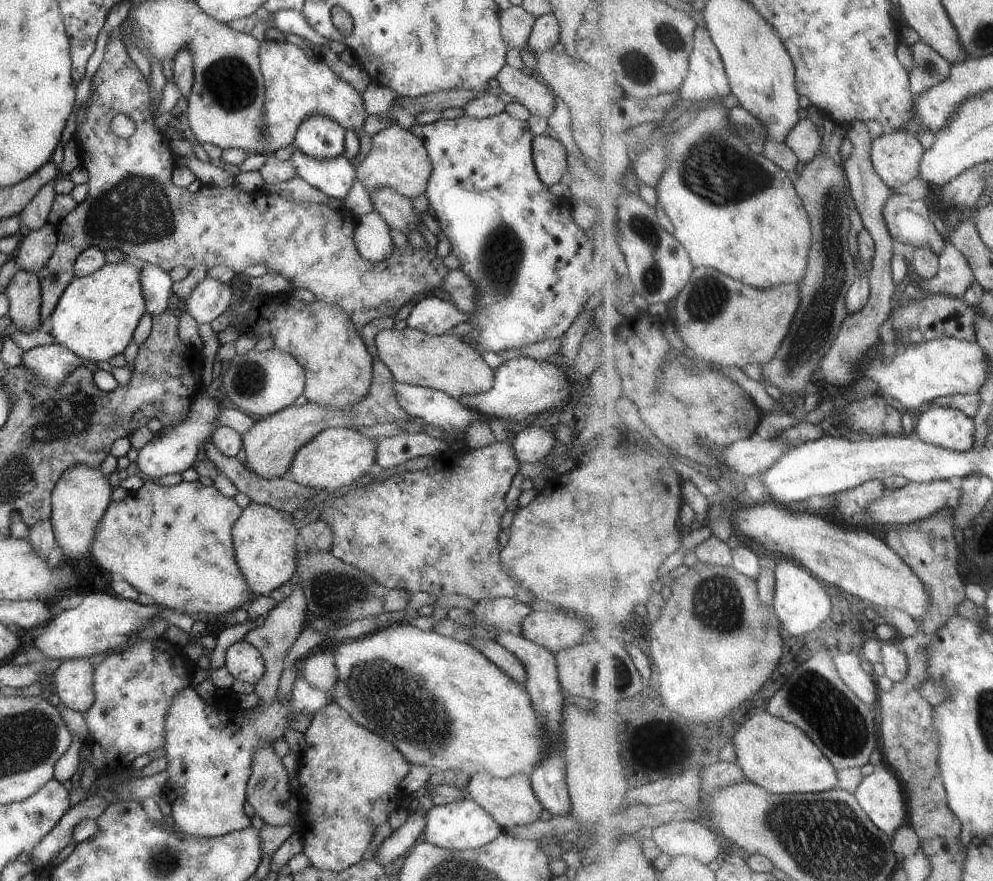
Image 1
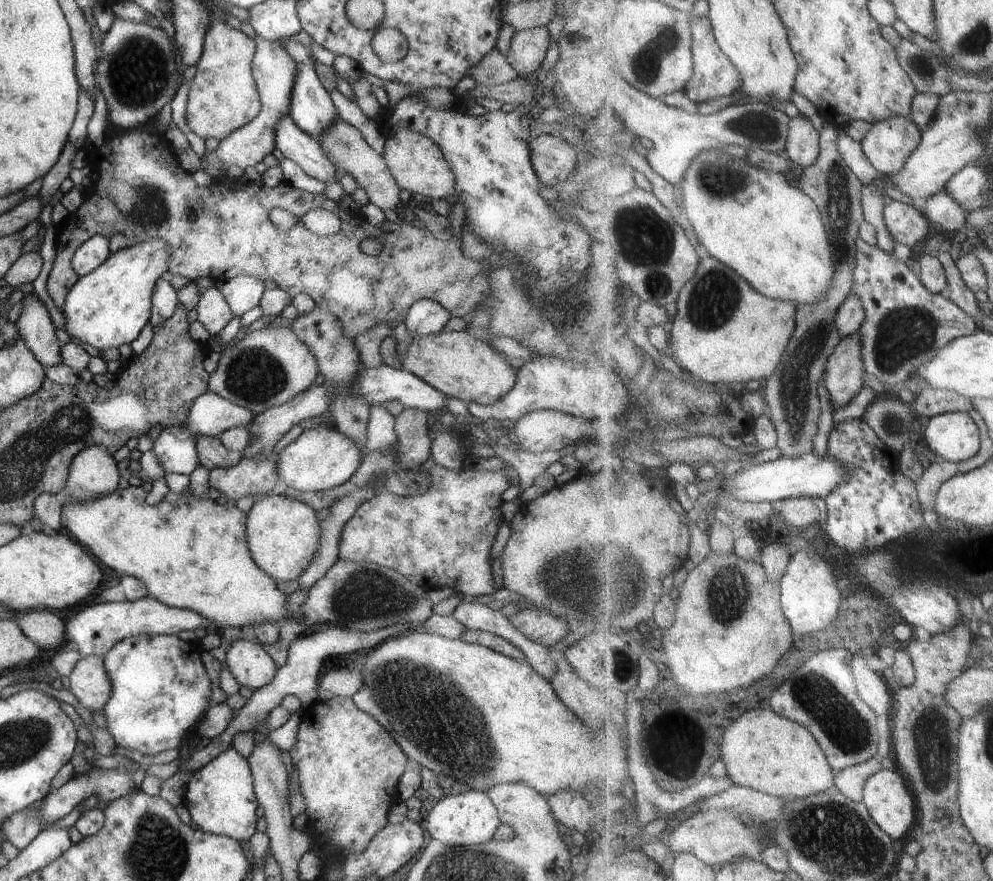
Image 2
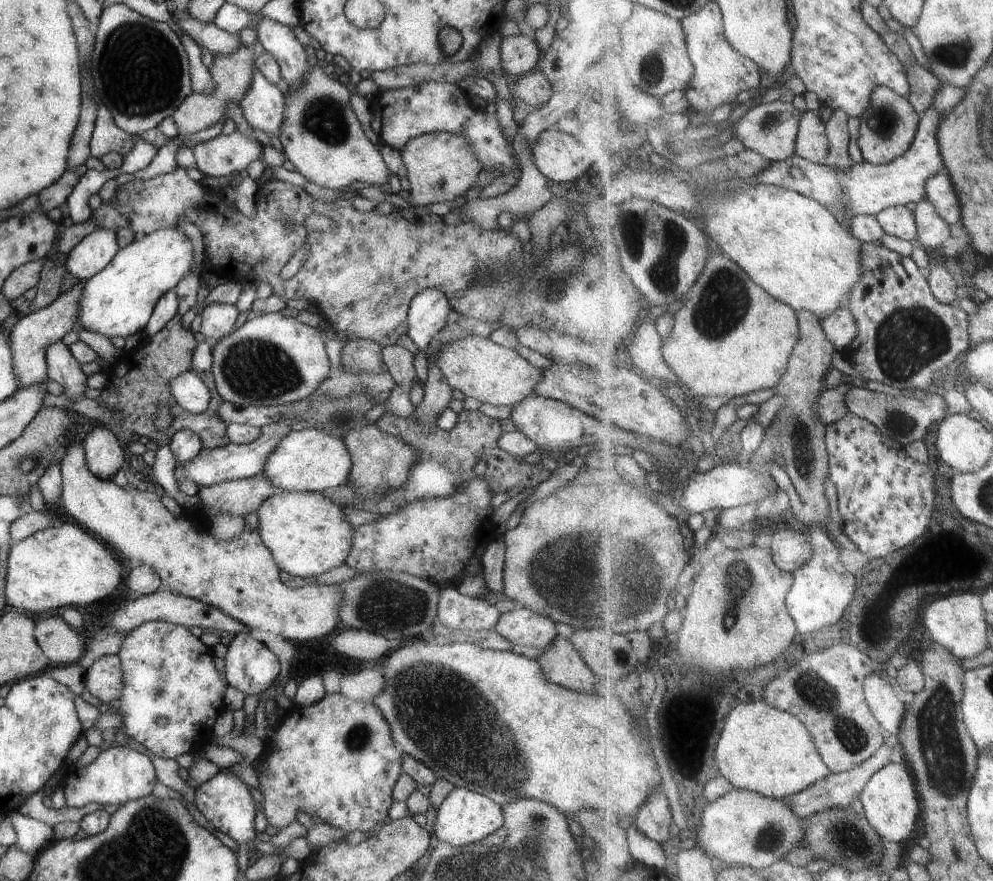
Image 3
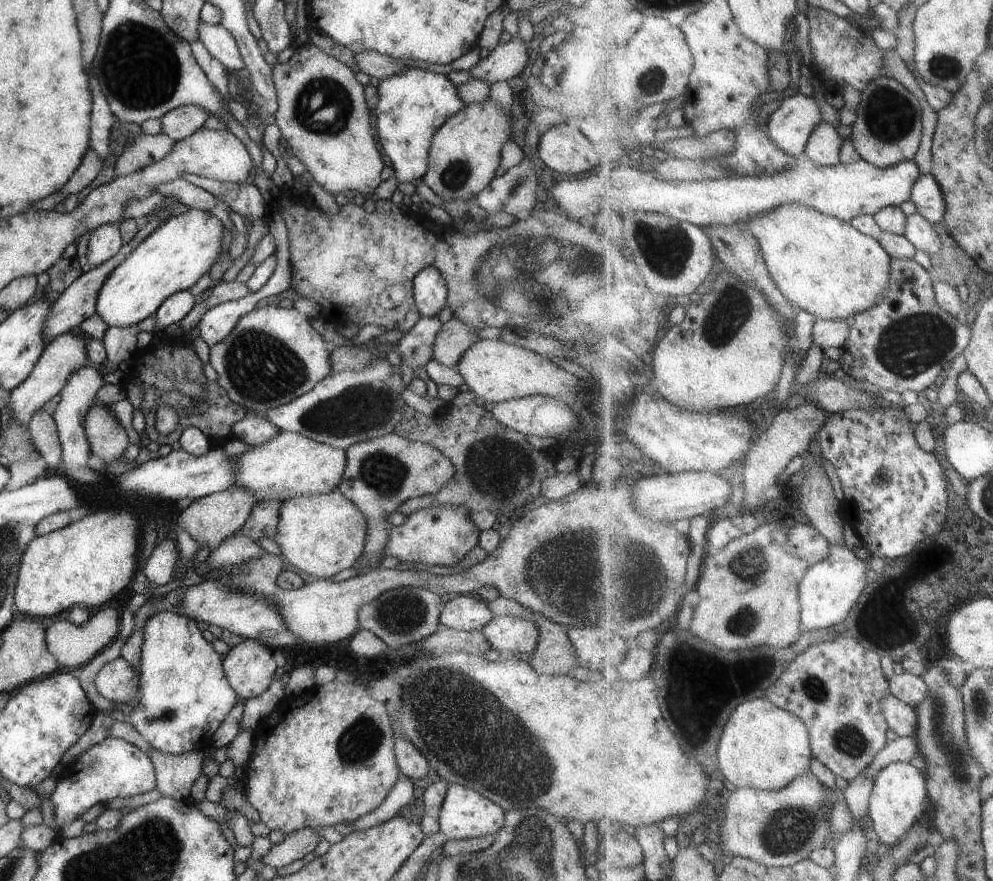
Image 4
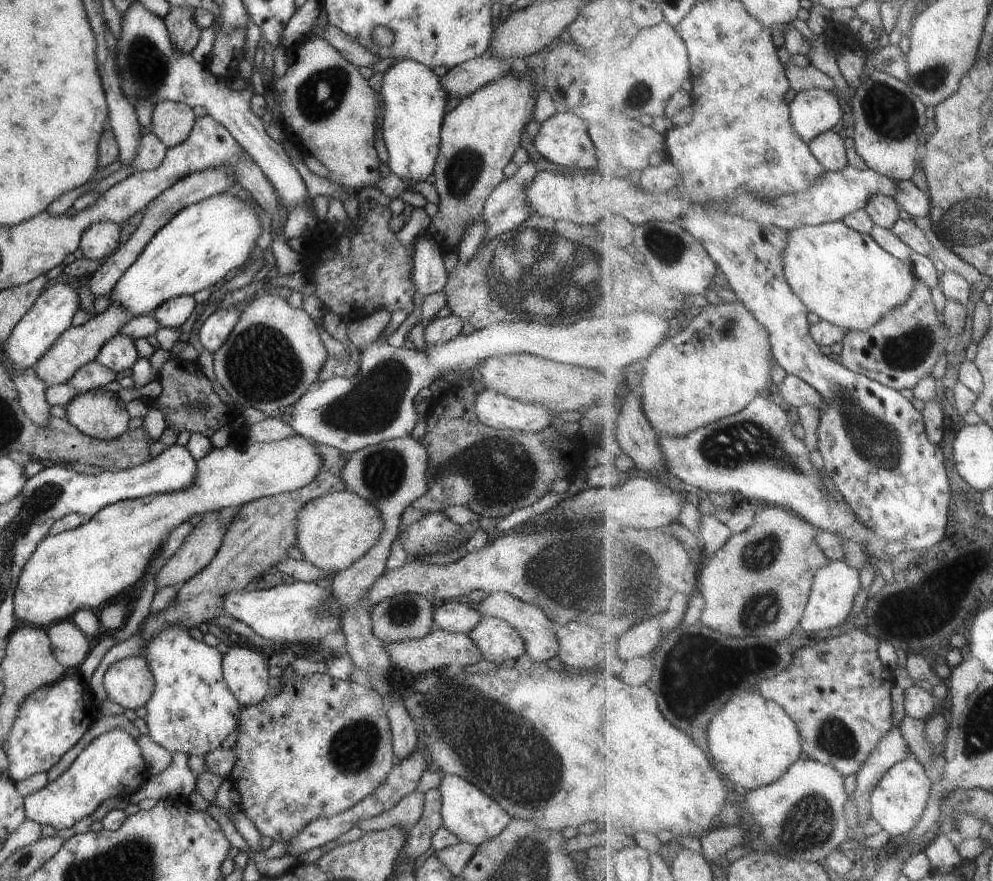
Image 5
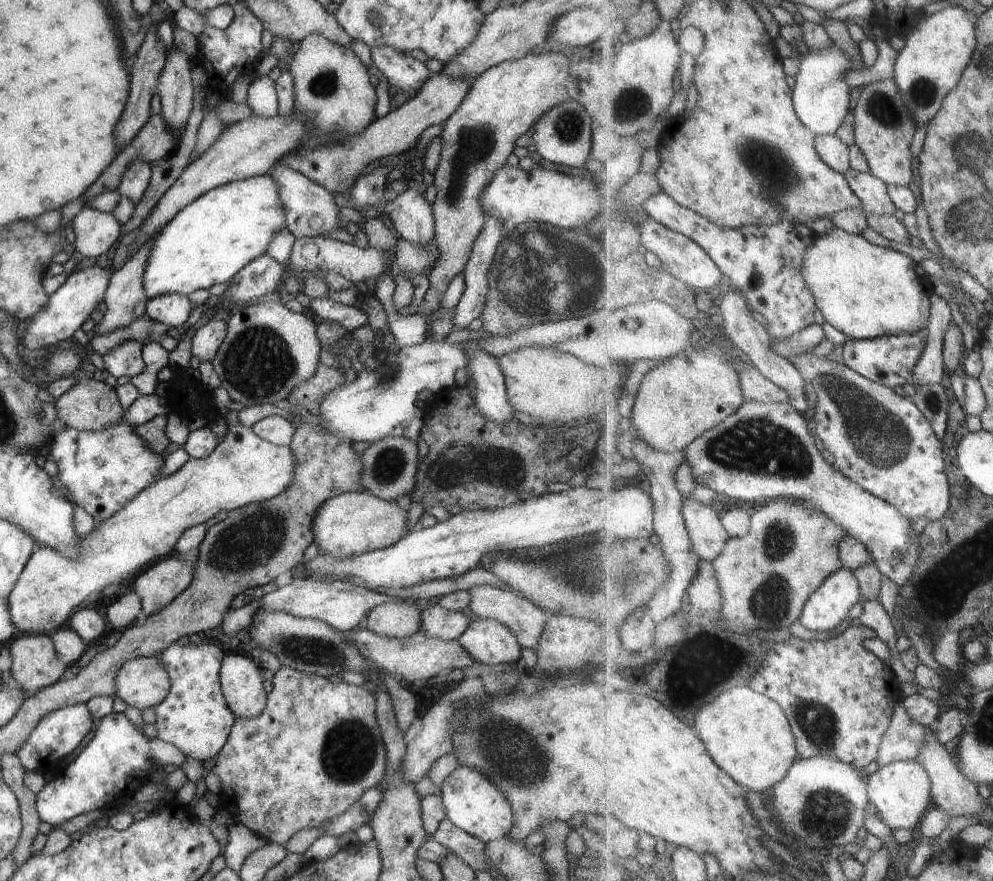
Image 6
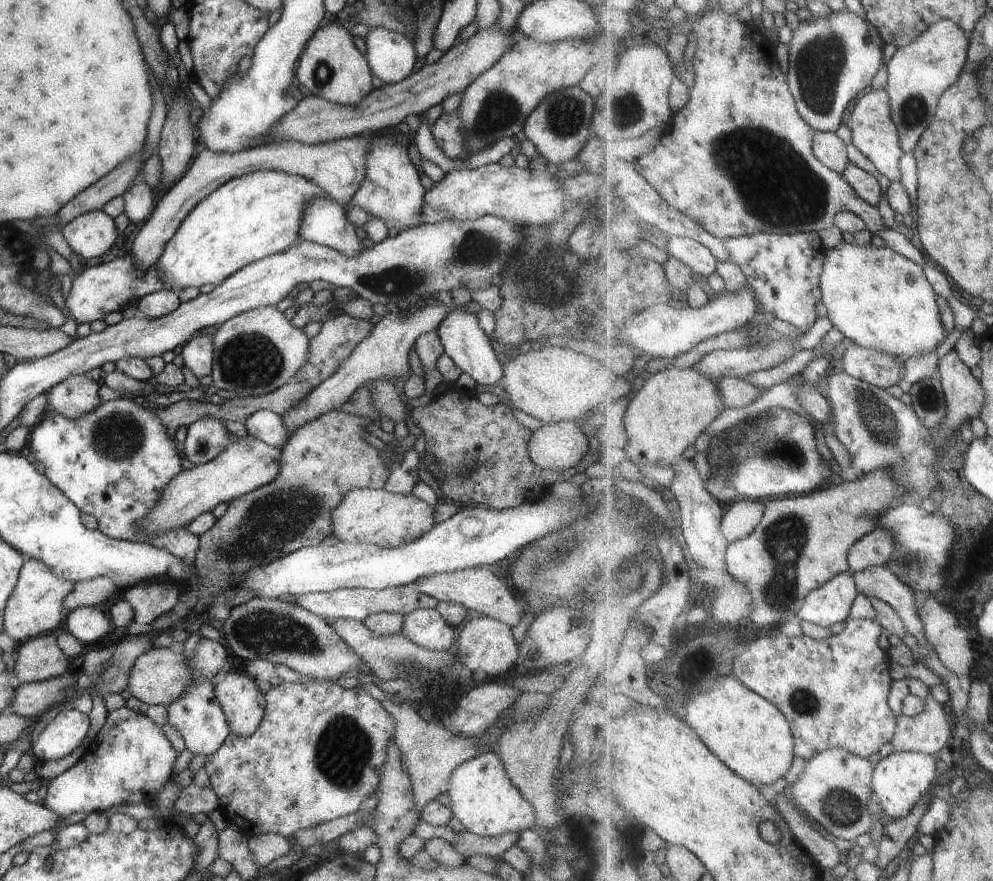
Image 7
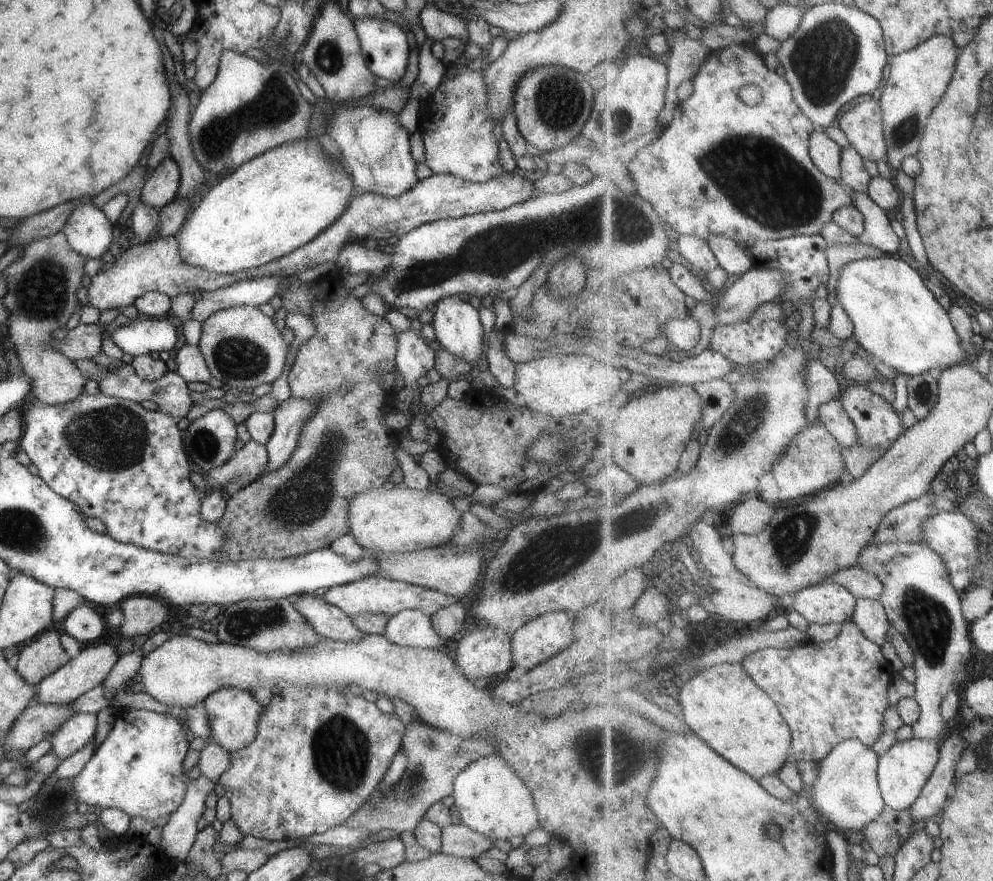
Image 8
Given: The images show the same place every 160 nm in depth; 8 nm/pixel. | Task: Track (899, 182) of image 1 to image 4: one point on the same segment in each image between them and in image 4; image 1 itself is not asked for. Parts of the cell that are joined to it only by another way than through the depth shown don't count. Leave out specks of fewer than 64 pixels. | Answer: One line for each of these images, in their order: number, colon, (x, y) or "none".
2: (888, 144)
3: (888, 128)
4: (887, 132)

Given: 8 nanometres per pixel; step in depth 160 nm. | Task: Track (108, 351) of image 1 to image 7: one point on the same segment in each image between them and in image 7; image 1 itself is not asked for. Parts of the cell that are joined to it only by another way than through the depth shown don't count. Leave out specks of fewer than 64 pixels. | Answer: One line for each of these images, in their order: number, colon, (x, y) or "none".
2: (106, 308)
3: (117, 301)
4: (170, 259)
5: (210, 239)
6: (206, 242)
7: (258, 214)

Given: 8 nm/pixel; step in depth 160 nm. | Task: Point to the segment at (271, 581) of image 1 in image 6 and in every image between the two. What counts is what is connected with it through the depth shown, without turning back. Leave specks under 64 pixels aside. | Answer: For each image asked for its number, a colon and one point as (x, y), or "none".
2: (282, 533)
3: (306, 534)
4: (322, 533)
5: (332, 531)
6: (351, 523)

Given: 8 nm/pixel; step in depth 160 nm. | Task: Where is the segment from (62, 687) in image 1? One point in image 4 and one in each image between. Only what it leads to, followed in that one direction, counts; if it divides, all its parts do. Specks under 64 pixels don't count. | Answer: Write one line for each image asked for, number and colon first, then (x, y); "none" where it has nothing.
2: (87, 681)
3: (102, 681)
4: (116, 680)

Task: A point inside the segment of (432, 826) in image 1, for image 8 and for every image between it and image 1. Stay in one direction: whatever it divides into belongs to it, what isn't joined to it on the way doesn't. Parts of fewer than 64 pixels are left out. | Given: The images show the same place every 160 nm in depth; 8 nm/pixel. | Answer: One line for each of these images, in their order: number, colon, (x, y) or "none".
2: (467, 818)
3: (464, 816)
4: (464, 813)
5: (467, 812)
6: (471, 802)
7: (482, 798)
8: (489, 797)

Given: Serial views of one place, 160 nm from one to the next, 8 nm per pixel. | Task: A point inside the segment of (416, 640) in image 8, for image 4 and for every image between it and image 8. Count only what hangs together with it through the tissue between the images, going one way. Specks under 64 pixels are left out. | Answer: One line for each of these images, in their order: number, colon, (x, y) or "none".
4: (463, 613)
5: (455, 616)
6: (437, 622)
7: (426, 628)

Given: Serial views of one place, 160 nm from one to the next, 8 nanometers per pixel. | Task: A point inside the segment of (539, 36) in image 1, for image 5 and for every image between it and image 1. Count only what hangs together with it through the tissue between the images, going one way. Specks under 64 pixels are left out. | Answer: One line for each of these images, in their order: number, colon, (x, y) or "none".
2: (527, 47)
3: (518, 54)
4: (507, 59)
5: (458, 81)

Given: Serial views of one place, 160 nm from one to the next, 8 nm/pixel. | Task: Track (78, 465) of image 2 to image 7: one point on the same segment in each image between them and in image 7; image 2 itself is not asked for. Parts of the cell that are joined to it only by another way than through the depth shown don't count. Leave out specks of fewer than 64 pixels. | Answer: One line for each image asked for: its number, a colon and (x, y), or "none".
3: (103, 454)
4: (106, 438)
5: (99, 413)
6: (89, 404)
7: (76, 394)

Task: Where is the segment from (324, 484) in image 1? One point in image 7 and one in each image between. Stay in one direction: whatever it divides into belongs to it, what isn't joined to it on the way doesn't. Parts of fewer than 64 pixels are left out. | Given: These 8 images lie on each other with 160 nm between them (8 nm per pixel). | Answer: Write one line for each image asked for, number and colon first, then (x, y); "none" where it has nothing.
2: (320, 458)
3: (308, 459)
4: (289, 462)
5: (79, 568)
6: (242, 468)
7: (33, 608)

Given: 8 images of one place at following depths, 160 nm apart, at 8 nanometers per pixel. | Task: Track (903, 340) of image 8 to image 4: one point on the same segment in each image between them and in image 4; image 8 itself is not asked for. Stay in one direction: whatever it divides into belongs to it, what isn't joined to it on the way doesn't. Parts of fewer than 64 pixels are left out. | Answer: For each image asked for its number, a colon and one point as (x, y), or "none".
4: (825, 266)
5: (845, 277)
6: (866, 291)
7: (879, 299)

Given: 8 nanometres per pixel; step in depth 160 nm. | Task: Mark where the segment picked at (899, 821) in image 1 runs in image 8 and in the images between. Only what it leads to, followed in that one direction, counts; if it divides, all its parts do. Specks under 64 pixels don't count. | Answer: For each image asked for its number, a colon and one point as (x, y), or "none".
2: (886, 794)
3: (890, 801)
4: (897, 802)
5: (899, 801)
6: (901, 791)
7: (901, 780)
8: (905, 768)

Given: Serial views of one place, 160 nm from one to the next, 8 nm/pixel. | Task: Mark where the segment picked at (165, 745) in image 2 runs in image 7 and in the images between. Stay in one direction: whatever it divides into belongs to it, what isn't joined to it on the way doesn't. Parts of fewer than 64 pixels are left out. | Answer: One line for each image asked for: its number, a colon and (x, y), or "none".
3: (171, 694)
4: (183, 696)
5: (191, 710)
6: (193, 717)
7: (196, 715)

